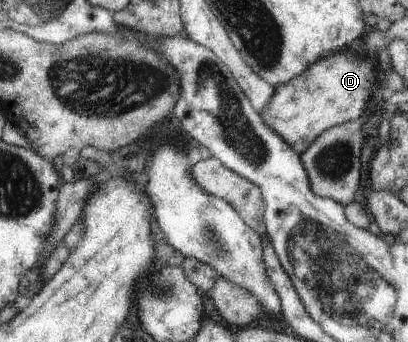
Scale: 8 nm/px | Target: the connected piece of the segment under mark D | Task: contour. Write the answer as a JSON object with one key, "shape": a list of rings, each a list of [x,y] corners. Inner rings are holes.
{"shape":[[[353,47],[341,48],[335,55],[329,53],[320,57],[315,64],[293,76],[286,84],[273,88],[273,95],[261,109],[260,117],[298,154],[303,153],[327,127],[363,115],[363,107],[371,97],[373,79],[375,69],[369,57],[363,57]]]}

